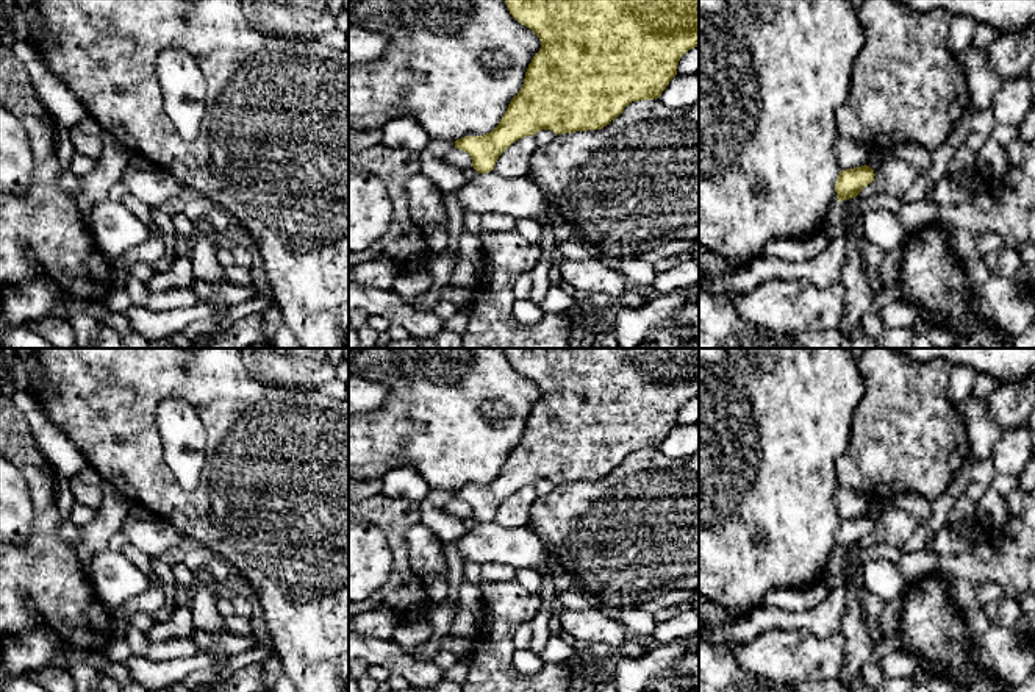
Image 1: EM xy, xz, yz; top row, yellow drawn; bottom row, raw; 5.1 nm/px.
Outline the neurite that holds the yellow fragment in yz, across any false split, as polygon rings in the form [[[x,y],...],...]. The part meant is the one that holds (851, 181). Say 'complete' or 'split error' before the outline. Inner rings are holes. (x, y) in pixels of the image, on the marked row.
complete; [[[869,166],[841,170],[835,183],[838,202],[857,197],[863,187],[874,181],[874,170]]]

